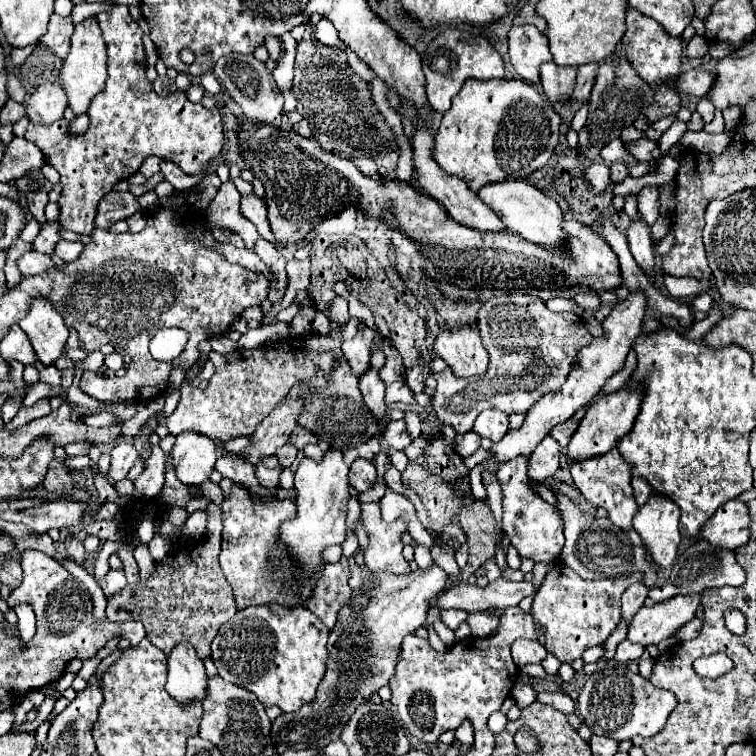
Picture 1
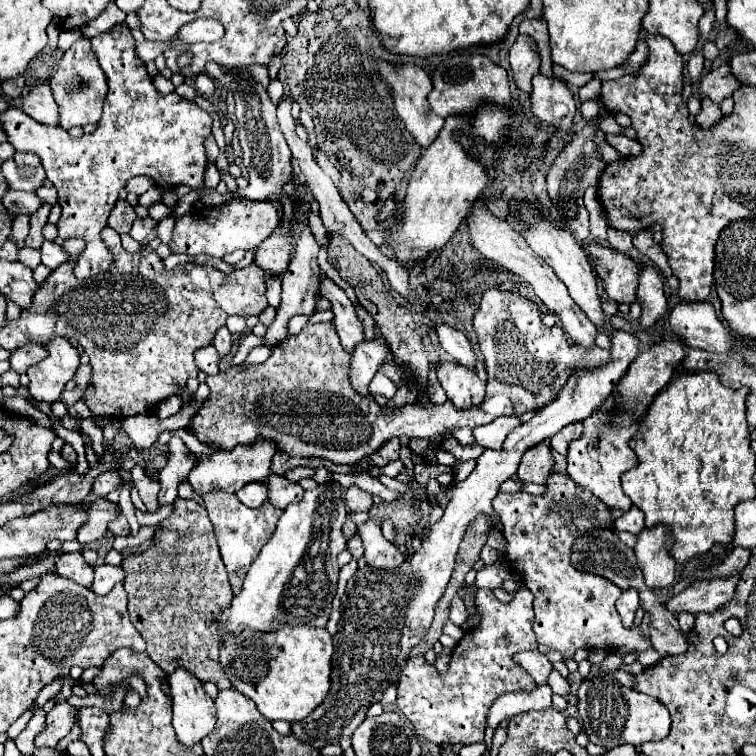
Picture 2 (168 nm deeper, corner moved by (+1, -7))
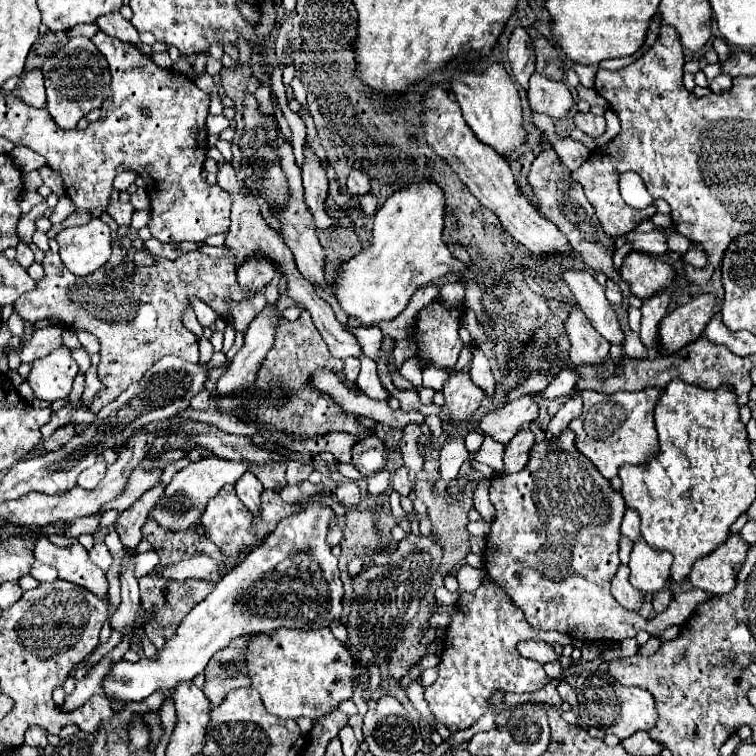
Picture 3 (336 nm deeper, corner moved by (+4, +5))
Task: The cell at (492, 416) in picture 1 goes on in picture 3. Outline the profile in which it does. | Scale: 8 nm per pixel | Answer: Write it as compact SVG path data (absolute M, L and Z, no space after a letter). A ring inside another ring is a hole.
M525 394L515 402L489 412L481 420L481 432L491 436L493 440L499 440L501 444L507 444L523 424L535 422L537 416L539 416L539 408L535 400L529 394Z

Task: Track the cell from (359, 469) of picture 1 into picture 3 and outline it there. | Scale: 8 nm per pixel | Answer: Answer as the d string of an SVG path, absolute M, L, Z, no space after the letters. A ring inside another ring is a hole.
M345 482L341 484L337 490L335 490L335 496L337 500L347 506L347 508L355 508L359 502L361 502L361 492L359 492L359 486L357 482Z

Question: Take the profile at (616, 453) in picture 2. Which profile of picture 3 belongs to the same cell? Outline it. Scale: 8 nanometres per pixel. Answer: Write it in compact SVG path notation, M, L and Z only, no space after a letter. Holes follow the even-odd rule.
M643 388L639 392L593 392L583 390L583 412L575 418L569 428L577 434L575 444L583 456L587 456L605 478L617 476L619 468L625 464L639 465L647 462L659 452L657 430L653 424L655 404L663 390L659 388Z

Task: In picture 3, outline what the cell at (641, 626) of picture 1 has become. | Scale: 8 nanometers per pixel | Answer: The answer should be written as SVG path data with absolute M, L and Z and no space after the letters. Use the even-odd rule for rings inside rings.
M731 534L723 546L693 564L689 582L695 588L707 590L715 596L731 592L735 588L735 578L743 566L747 550L749 544L739 534Z

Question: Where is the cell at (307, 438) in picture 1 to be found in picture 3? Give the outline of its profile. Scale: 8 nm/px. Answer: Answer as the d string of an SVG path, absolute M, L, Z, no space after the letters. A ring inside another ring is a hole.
M271 462L271 464L263 464L263 466L251 464L249 466L249 470L261 480L261 484L267 490L275 490L275 492L279 492L279 488L283 488L287 484L285 482L285 468L287 468L285 462Z

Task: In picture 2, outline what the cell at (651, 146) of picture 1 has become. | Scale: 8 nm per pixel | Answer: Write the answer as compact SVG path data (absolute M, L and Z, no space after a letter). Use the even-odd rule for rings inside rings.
M606 134L606 142L618 150L624 158L632 158L632 156L640 156L642 146L636 140L630 140L626 136L614 136L614 134Z

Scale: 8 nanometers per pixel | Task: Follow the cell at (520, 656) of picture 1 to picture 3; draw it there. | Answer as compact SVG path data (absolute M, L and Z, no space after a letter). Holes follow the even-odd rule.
M535 640L519 642L519 644L517 644L517 650L519 650L521 656L531 658L531 660L537 660L539 664L559 660L559 654L555 654L553 646L549 646L547 642L535 642Z

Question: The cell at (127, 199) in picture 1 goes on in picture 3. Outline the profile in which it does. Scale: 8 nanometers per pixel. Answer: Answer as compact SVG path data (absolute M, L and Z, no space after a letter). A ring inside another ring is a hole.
M115 202L107 208L107 212L111 214L111 218L119 224L119 226L129 226L131 224L131 216L133 216L133 206L127 202Z

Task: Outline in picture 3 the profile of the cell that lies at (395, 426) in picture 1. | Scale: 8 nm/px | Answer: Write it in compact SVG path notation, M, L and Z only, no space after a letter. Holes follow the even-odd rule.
M377 436L359 440L351 450L351 464L363 474L371 476L387 464L387 450Z

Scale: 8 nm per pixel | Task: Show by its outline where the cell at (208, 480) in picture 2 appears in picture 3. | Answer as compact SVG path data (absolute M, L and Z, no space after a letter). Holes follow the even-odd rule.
M215 454L213 456L203 456L197 462L191 462L191 466L177 472L175 478L171 480L171 484L165 486L163 498L149 512L147 520L155 520L167 532L179 532L179 530L187 530L187 528L199 524L201 516L205 512L207 500L217 496L217 492L225 484L235 484L247 472L247 468L249 468L249 462L231 462L231 460L219 458Z

